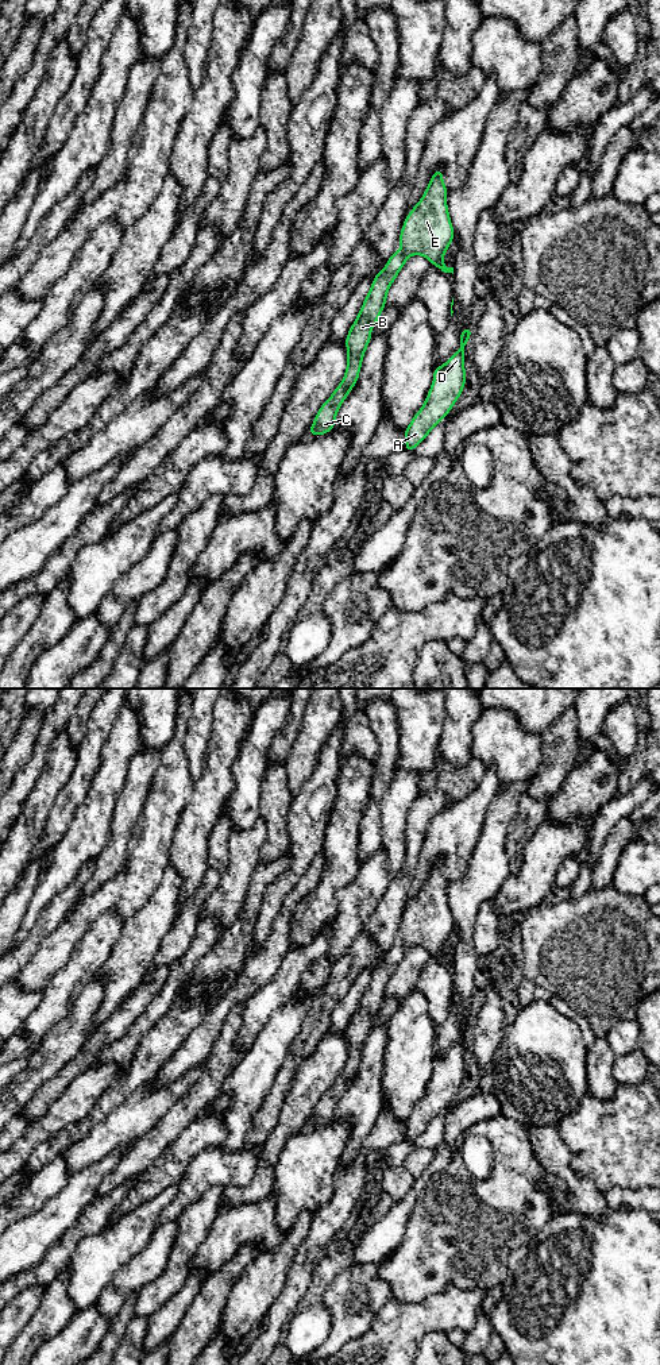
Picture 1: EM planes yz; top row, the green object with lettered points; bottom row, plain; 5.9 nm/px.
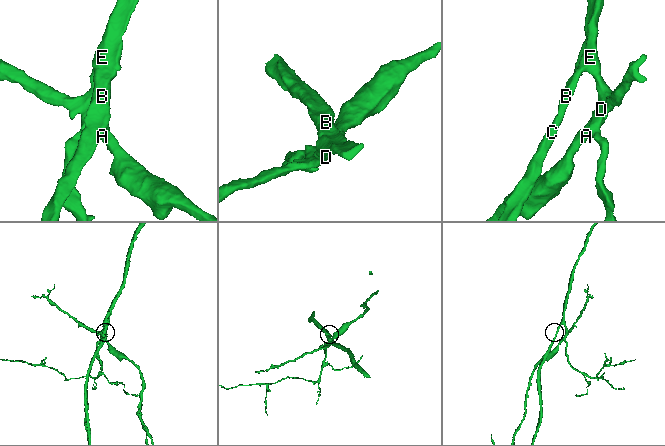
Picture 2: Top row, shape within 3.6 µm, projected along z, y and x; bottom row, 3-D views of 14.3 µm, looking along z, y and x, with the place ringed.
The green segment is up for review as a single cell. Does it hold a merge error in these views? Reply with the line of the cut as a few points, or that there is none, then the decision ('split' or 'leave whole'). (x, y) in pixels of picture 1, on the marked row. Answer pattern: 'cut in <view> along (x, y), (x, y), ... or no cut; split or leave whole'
no cut; leave whole

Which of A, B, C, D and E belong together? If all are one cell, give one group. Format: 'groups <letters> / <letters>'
groups A B C D E

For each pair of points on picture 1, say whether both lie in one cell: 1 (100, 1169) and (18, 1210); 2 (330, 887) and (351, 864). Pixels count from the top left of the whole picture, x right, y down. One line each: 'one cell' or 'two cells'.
1: two cells
2: one cell

